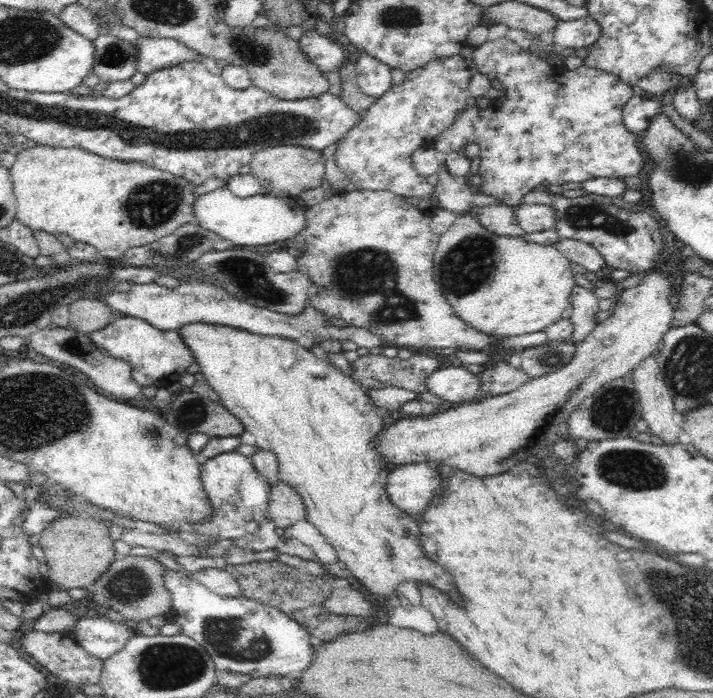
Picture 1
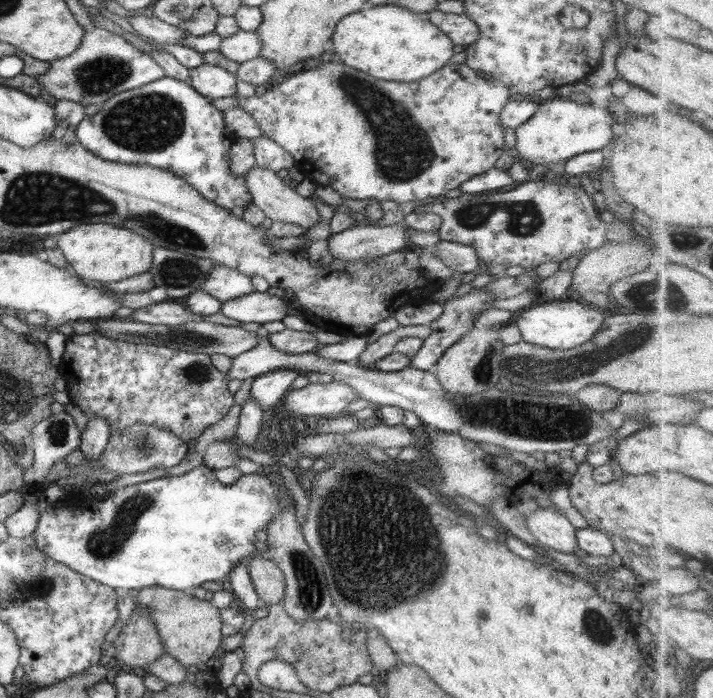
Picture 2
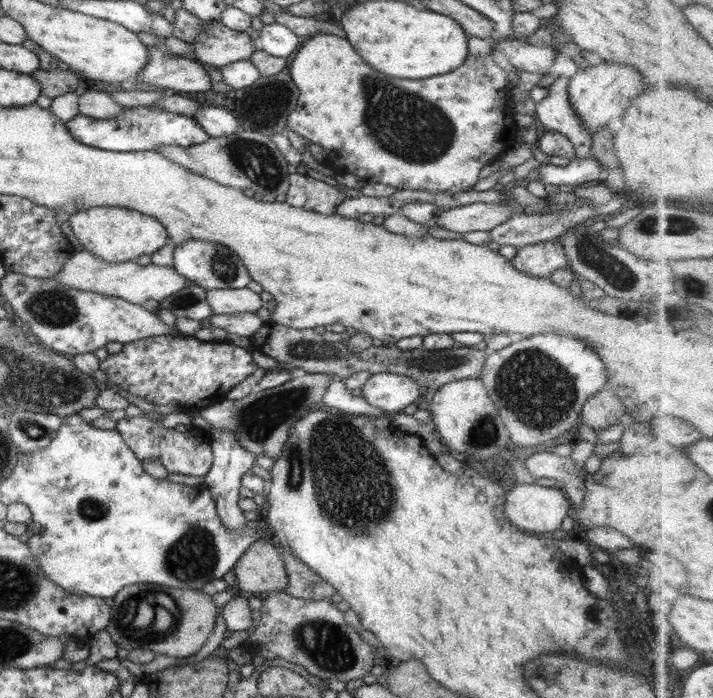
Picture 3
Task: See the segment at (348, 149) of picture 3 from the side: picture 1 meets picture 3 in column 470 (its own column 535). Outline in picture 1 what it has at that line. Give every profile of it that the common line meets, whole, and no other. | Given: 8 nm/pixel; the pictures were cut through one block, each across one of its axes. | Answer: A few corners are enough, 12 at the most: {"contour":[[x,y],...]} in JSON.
{"contour":[[508,38],[471,58],[503,89],[432,140],[478,143],[478,192],[639,176],[632,86]]}

